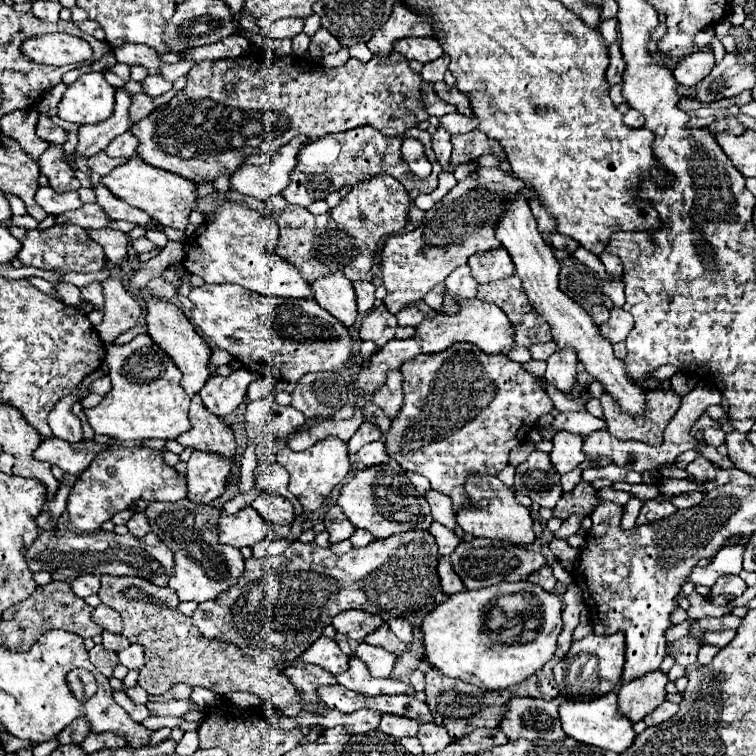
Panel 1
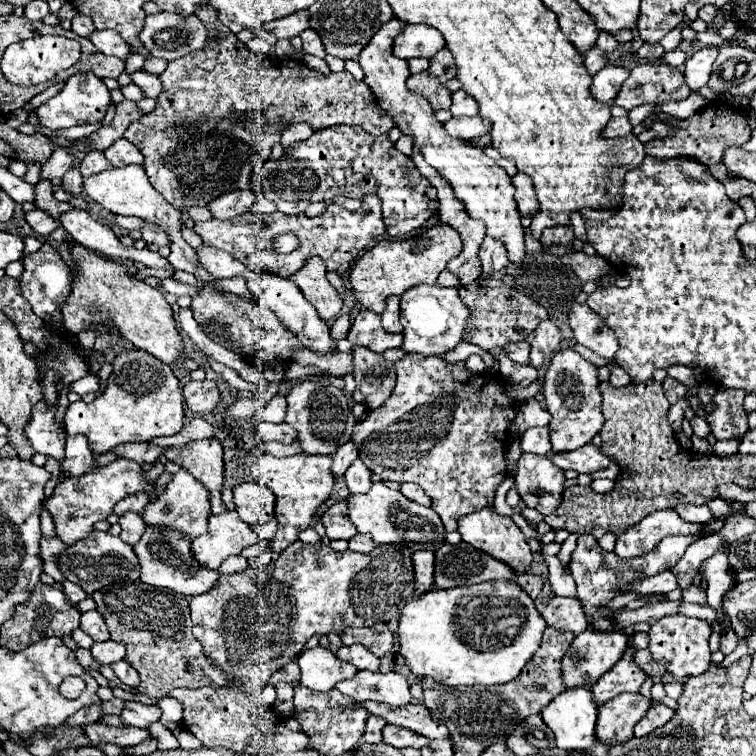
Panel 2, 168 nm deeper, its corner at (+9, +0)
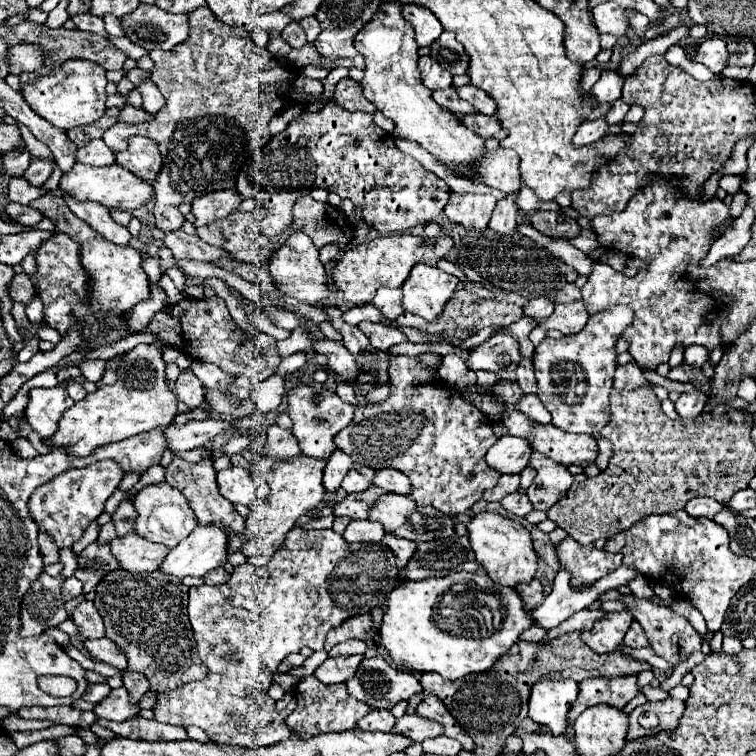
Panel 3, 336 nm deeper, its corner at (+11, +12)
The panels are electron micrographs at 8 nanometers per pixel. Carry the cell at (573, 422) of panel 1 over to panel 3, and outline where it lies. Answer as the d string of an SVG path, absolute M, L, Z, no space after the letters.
M501 436L493 448L489 448L485 460L491 468L495 468L501 474L507 472L521 472L531 456L531 444L525 438L517 436Z

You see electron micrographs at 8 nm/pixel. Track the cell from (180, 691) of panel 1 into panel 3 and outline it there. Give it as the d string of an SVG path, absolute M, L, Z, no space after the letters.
M293 528L287 532L285 546L277 550L267 566L255 568L251 562L235 566L229 582L219 586L193 586L189 588L189 620L193 626L197 652L203 664L209 668L207 678L199 682L183 684L171 692L159 692L159 706L155 710L157 722L169 722L175 726L195 724L213 742L241 744L259 748L265 744L277 744L291 736L285 720L275 712L275 700L267 696L271 686L271 674L291 652L299 652L303 646L321 650L325 636L331 628L345 622L351 616L373 614L375 624L383 620L383 606L387 594L399 586L399 566L393 550L383 542L351 544L333 530L303 530Z

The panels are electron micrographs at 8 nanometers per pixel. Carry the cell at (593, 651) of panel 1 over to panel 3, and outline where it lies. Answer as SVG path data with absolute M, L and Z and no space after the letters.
M611 612L603 620L599 620L591 630L581 632L581 640L593 652L605 654L605 652L611 652L613 648L617 648L623 642L629 626L631 626L631 616L629 614Z

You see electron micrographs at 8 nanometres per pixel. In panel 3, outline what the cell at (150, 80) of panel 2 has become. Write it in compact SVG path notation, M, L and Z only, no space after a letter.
M143 78L141 84L137 86L139 94L143 96L143 110L147 112L157 112L163 106L163 96L159 92L159 88L153 84L153 80Z

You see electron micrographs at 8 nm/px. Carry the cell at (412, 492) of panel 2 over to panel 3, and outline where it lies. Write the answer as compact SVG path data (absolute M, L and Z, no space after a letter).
M393 468L377 470L377 476L375 476L373 484L377 484L379 488L383 488L387 492L393 492L393 494L409 494L411 492L409 478L403 472L397 472Z

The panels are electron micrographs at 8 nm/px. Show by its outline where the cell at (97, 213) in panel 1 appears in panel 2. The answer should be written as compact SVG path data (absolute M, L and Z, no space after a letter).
M37 208L25 212L25 220L33 228L33 232L39 234L39 236L49 236L55 228L59 228L59 222L55 222L49 214L45 214L45 212L37 210Z

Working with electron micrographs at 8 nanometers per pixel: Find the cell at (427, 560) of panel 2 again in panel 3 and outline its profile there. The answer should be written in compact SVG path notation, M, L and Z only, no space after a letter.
M389 534L383 536L383 542L395 552L395 558L397 558L399 568L405 568L407 562L413 558L415 550L417 550L417 544L415 542L405 540L405 538L397 538L397 536L389 536Z

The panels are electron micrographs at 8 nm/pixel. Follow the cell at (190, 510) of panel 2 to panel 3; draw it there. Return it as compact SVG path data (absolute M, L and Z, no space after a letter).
M167 482L145 486L141 492L137 492L137 496L133 498L133 504L139 512L139 518L135 522L135 532L151 542L165 544L167 548L175 548L197 526L197 516L193 514L185 496L177 488L171 488Z

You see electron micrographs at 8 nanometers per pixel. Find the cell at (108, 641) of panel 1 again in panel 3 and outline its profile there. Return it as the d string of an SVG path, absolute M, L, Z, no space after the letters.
M89 638L89 640L85 640L83 644L85 644L85 648L87 648L91 654L95 654L101 662L107 662L107 664L119 668L119 670L125 670L125 668L127 668L127 658L125 658L125 654L121 652L121 648L117 648L117 644L115 644L113 640L109 640L109 638L93 638L93 640L91 640L91 638Z

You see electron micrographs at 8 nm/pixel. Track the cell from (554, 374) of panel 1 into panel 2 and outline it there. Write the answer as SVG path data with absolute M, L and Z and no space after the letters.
M547 318L539 324L539 328L535 328L535 332L531 332L531 336L527 338L527 342L531 344L531 364L535 368L539 368L543 362L547 362L561 344L561 332L559 328Z

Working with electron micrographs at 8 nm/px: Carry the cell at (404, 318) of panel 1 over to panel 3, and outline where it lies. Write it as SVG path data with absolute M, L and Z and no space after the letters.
M379 288L377 296L373 298L373 304L389 320L395 320L399 314L403 314L403 308L401 308L401 288Z

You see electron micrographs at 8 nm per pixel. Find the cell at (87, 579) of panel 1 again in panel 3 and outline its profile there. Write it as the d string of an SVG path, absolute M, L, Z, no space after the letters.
M75 576L67 578L67 580L63 582L63 586L61 586L61 596L63 596L65 602L67 602L69 598L73 598L73 596L79 596L81 592L83 592L83 584L81 584L81 580L77 580Z

